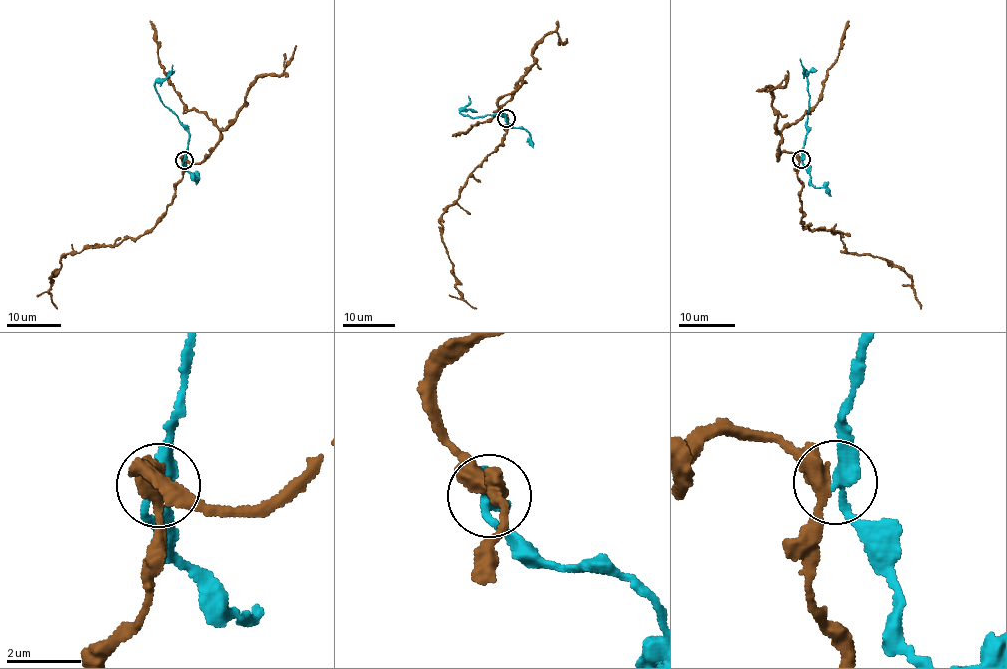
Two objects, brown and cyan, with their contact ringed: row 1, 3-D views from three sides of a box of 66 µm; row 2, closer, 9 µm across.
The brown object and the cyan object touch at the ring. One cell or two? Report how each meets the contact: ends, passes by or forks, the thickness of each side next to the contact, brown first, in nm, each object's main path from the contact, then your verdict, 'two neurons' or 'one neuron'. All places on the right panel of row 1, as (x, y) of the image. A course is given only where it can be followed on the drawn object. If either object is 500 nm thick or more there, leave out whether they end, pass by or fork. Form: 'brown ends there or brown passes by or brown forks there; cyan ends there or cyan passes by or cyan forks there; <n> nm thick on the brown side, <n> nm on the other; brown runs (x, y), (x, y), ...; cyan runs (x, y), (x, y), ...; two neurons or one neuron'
brown passes by; cyan passes by; 400 nm thick on the brown side, 360 nm on the other; brown runs (800, 160), (803, 225), (835, 230), (849, 252), (889, 259), (912, 282), (921, 308); cyan runs (801, 159), (809, 99), (805, 70), (799, 59); two neurons

